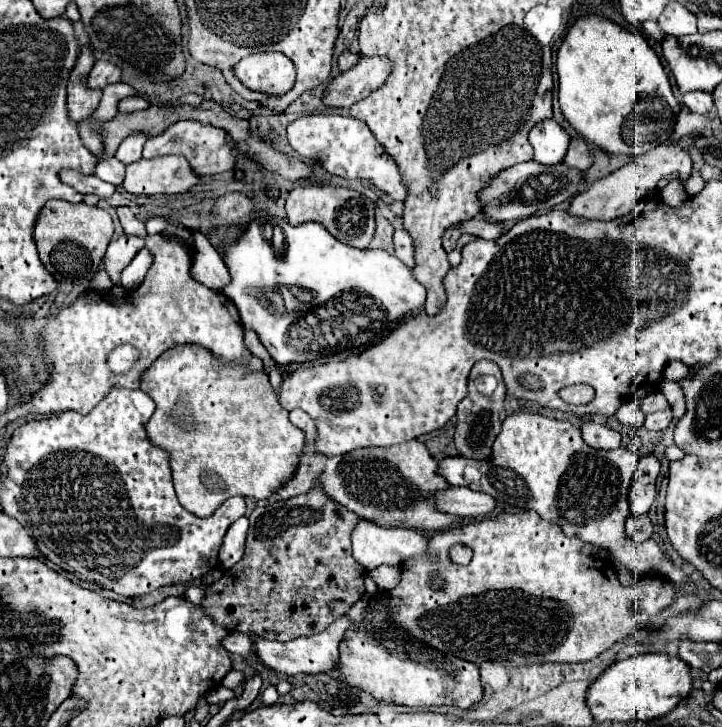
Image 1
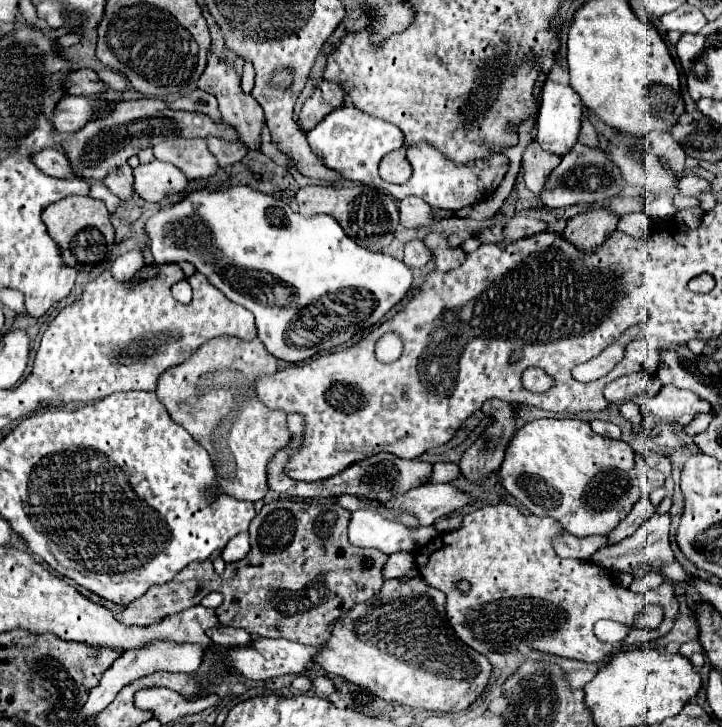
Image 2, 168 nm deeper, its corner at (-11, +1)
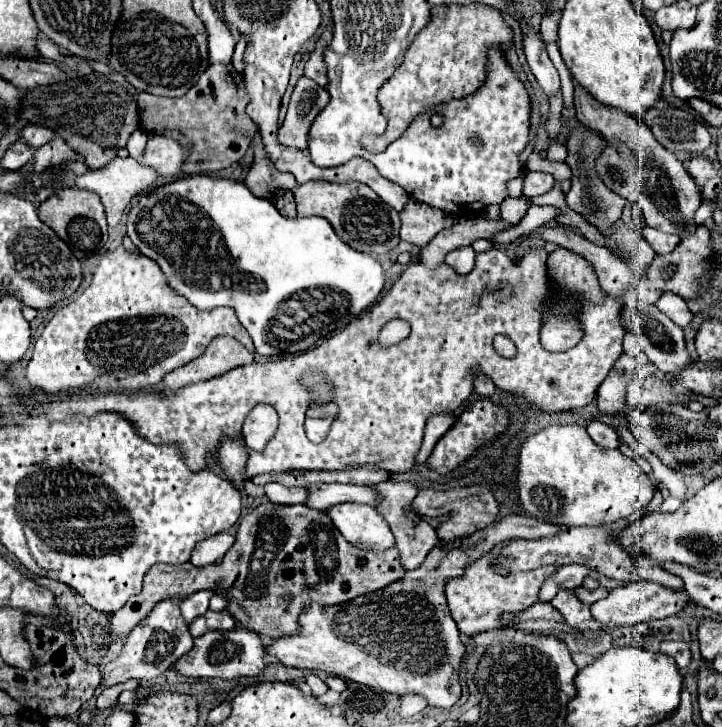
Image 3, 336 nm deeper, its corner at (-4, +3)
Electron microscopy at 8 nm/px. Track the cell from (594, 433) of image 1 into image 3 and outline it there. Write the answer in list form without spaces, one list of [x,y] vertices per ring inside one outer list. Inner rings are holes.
[[[592,420],[588,424],[588,434],[598,446],[604,446],[604,448],[618,448],[618,444],[620,444],[614,428],[610,428],[608,424],[598,422],[598,420]]]

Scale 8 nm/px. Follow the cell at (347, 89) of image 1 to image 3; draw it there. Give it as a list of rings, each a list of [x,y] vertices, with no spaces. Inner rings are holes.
[[[300,78],[290,96],[286,120],[278,130],[278,142],[298,150],[308,150],[308,130],[328,102],[330,94],[326,88],[308,78]]]

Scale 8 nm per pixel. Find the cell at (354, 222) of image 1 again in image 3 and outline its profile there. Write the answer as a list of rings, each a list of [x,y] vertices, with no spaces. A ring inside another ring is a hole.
[[[312,180],[306,184],[300,184],[294,190],[298,216],[322,216],[326,218],[338,238],[352,246],[358,252],[380,256],[388,254],[392,248],[398,246],[400,236],[400,216],[396,210],[392,210],[388,204],[380,200],[380,196],[362,182],[324,182],[324,180]]]

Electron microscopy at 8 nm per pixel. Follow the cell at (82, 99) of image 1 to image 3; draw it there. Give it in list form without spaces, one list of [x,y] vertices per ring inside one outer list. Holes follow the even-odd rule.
[[[26,124],[20,132],[20,138],[24,138],[24,142],[32,148],[40,148],[44,146],[46,142],[50,142],[54,136],[52,130],[44,128],[44,126],[32,126],[32,124]]]

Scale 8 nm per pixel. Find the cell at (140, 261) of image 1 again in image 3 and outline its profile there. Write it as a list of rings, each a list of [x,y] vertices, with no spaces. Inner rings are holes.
[[[198,174],[198,176],[180,178],[180,180],[174,180],[170,184],[164,184],[160,188],[152,190],[150,194],[142,194],[138,204],[134,204],[130,214],[128,214],[126,228],[128,228],[128,238],[140,250],[140,254],[152,258],[162,268],[168,286],[176,291],[177,294],[188,298],[188,302],[192,302],[192,306],[196,306],[198,310],[212,310],[212,308],[218,308],[218,306],[234,308],[240,324],[250,334],[256,352],[262,354],[262,356],[294,356],[294,354],[300,354],[300,352],[312,348],[320,340],[328,338],[330,332],[334,332],[338,328],[344,328],[354,316],[364,314],[370,308],[370,304],[378,298],[382,288],[384,288],[384,270],[382,270],[382,264],[376,258],[372,258],[368,254],[362,254],[362,252],[356,252],[348,244],[344,244],[336,236],[336,232],[332,230],[328,220],[324,220],[320,216],[286,218],[286,216],[282,216],[276,210],[276,206],[270,200],[254,196],[244,182],[236,182],[236,180],[230,180],[230,178],[212,178],[212,176]]]

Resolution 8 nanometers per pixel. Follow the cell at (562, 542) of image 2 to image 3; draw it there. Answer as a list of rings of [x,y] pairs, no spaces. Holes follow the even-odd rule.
[[[508,514],[500,522],[494,522],[492,526],[474,532],[464,540],[438,542],[420,568],[406,572],[406,578],[390,584],[388,588],[358,596],[346,604],[320,606],[310,602],[304,606],[304,614],[298,618],[300,634],[282,636],[266,644],[268,656],[274,656],[278,662],[290,668],[322,670],[326,674],[354,680],[398,696],[420,694],[428,700],[428,706],[452,708],[456,704],[454,694],[456,700],[462,694],[458,670],[466,648],[460,640],[454,618],[448,614],[444,582],[464,574],[464,566],[468,566],[472,558],[480,558],[480,554],[486,554],[504,540],[534,540],[552,536],[558,530],[562,528],[530,516]]]

